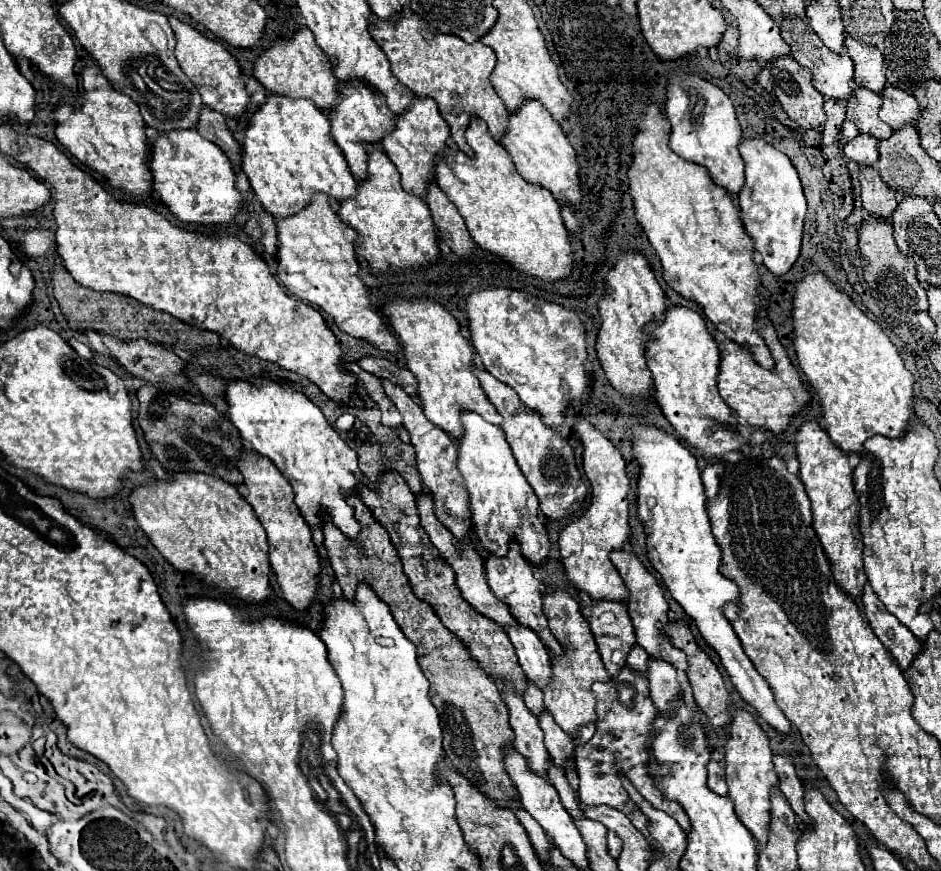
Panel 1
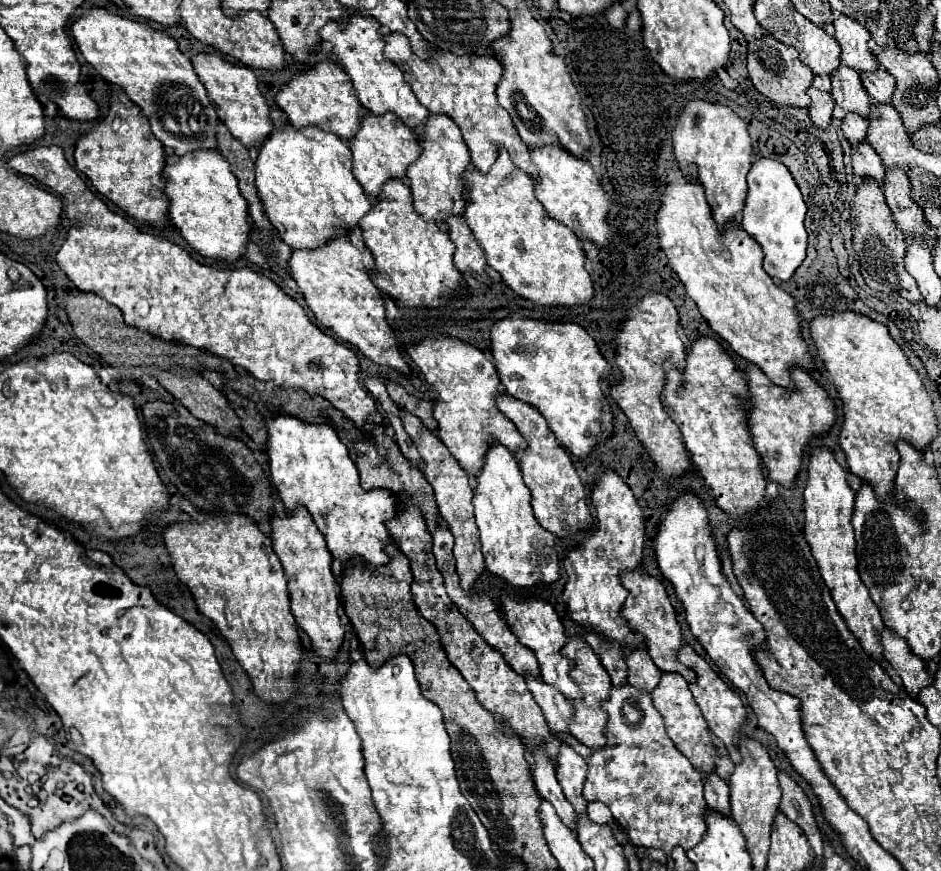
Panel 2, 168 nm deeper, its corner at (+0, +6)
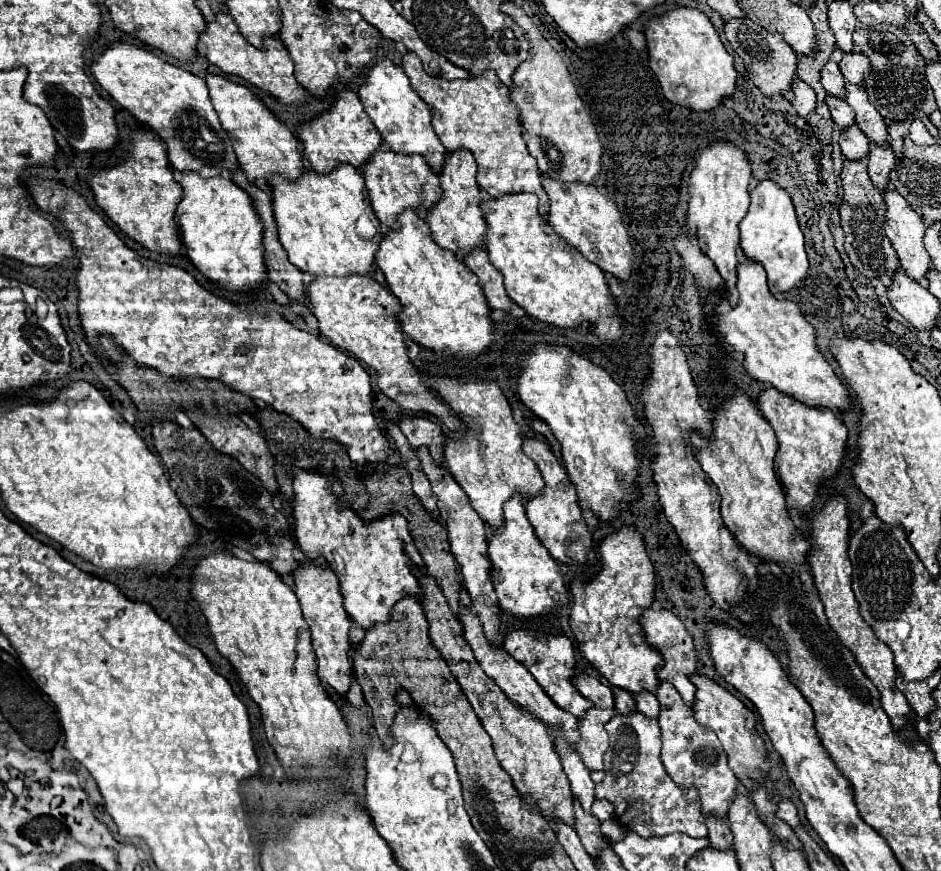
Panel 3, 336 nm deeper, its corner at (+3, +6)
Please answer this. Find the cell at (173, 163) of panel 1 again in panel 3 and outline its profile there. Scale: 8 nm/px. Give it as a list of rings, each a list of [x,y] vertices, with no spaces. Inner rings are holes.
[[[197,172],[183,174],[183,200],[175,220],[189,260],[213,284],[239,294],[253,294],[269,282],[263,260],[263,224],[251,198],[229,178],[199,178]]]

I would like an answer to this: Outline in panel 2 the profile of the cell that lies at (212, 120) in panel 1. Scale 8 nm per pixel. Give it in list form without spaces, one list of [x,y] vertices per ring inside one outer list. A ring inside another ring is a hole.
[[[218,122],[218,150],[220,154],[230,162],[234,176],[238,178],[238,186],[242,196],[248,200],[250,204],[250,214],[256,222],[256,226],[262,230],[264,236],[272,234],[272,226],[264,216],[260,198],[256,194],[256,186],[254,186],[254,162],[250,158],[250,152],[246,146],[242,146],[242,142],[238,142],[230,130],[226,130],[226,126],[222,122]]]

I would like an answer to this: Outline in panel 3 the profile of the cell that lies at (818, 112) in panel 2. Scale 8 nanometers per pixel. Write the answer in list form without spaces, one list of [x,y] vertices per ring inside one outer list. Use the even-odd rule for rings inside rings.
[[[795,78],[795,82],[791,84],[793,90],[793,108],[799,116],[807,118],[813,110],[815,110],[815,92],[811,90],[811,86],[807,86],[803,80]]]

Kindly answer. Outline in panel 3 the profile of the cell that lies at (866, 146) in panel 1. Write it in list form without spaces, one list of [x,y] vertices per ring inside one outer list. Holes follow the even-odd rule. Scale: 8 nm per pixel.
[[[827,96],[825,104],[829,106],[831,118],[839,128],[847,128],[851,124],[855,124],[855,114],[851,110],[851,106],[847,106],[847,102],[843,98],[835,98],[835,96]]]

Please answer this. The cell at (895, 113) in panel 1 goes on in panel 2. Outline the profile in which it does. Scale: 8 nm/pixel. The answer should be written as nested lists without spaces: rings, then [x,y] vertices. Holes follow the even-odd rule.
[[[878,68],[876,72],[860,72],[862,74],[862,84],[866,88],[866,92],[870,94],[870,98],[874,98],[874,102],[882,102],[882,104],[890,104],[892,102],[892,94],[894,94],[894,76],[886,70],[886,68]]]

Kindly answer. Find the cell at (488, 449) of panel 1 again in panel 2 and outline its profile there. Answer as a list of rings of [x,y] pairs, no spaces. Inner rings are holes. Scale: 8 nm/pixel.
[[[488,440],[484,466],[474,476],[474,514],[480,530],[482,554],[486,568],[506,580],[514,588],[530,588],[538,582],[556,582],[560,576],[558,554],[554,550],[554,536],[540,526],[532,514],[532,494],[522,480],[522,472],[514,454],[496,442]]]

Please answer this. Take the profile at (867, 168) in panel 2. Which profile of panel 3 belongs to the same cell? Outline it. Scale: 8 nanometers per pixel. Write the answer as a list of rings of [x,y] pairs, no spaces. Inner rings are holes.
[[[855,124],[841,132],[839,146],[841,146],[841,152],[845,154],[845,158],[851,158],[851,160],[867,158],[867,146],[869,146],[867,136]]]

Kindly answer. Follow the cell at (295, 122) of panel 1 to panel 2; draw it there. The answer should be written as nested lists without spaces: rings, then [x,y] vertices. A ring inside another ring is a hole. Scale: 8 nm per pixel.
[[[290,122],[276,124],[272,134],[260,144],[256,158],[256,190],[262,200],[264,212],[282,240],[292,248],[316,248],[336,234],[338,228],[350,230],[358,226],[360,218],[372,208],[370,198],[360,182],[352,176],[352,152],[348,144],[336,134],[324,132],[316,126],[296,128]]]

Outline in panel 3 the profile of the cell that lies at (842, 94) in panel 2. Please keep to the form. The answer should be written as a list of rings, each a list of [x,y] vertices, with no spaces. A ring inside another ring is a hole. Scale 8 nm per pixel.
[[[829,60],[823,70],[821,70],[821,84],[823,88],[827,90],[827,94],[833,94],[833,96],[839,96],[839,98],[845,98],[845,78],[843,74],[839,72],[839,66]]]

